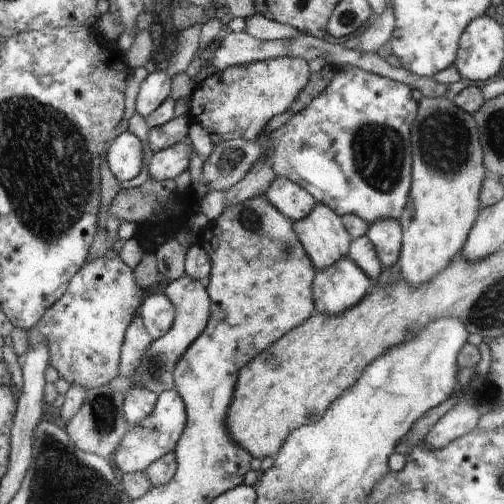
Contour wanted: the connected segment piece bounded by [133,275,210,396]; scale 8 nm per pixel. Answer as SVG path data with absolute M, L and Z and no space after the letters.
M188 275L173 280L164 290L164 294L172 301L175 308L175 319L170 330L164 336L153 339L148 347L133 378L134 386L157 393L174 389L173 372L180 357L206 328L210 314L210 297L206 285Z

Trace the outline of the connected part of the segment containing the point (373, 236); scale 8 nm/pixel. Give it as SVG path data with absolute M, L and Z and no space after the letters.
M398 218L380 219L372 223L366 235L374 245L383 270L398 262L402 246L402 229Z

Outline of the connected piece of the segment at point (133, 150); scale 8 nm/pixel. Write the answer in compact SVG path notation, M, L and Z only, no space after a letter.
M124 130L111 141L106 160L112 174L119 182L128 182L136 178L142 170L144 162L142 142L132 132Z

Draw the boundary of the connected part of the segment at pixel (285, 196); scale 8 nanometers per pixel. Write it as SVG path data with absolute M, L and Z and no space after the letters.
M276 176L270 183L263 196L291 221L307 217L317 205L317 201L309 192L306 192L305 188L293 180L280 176Z

